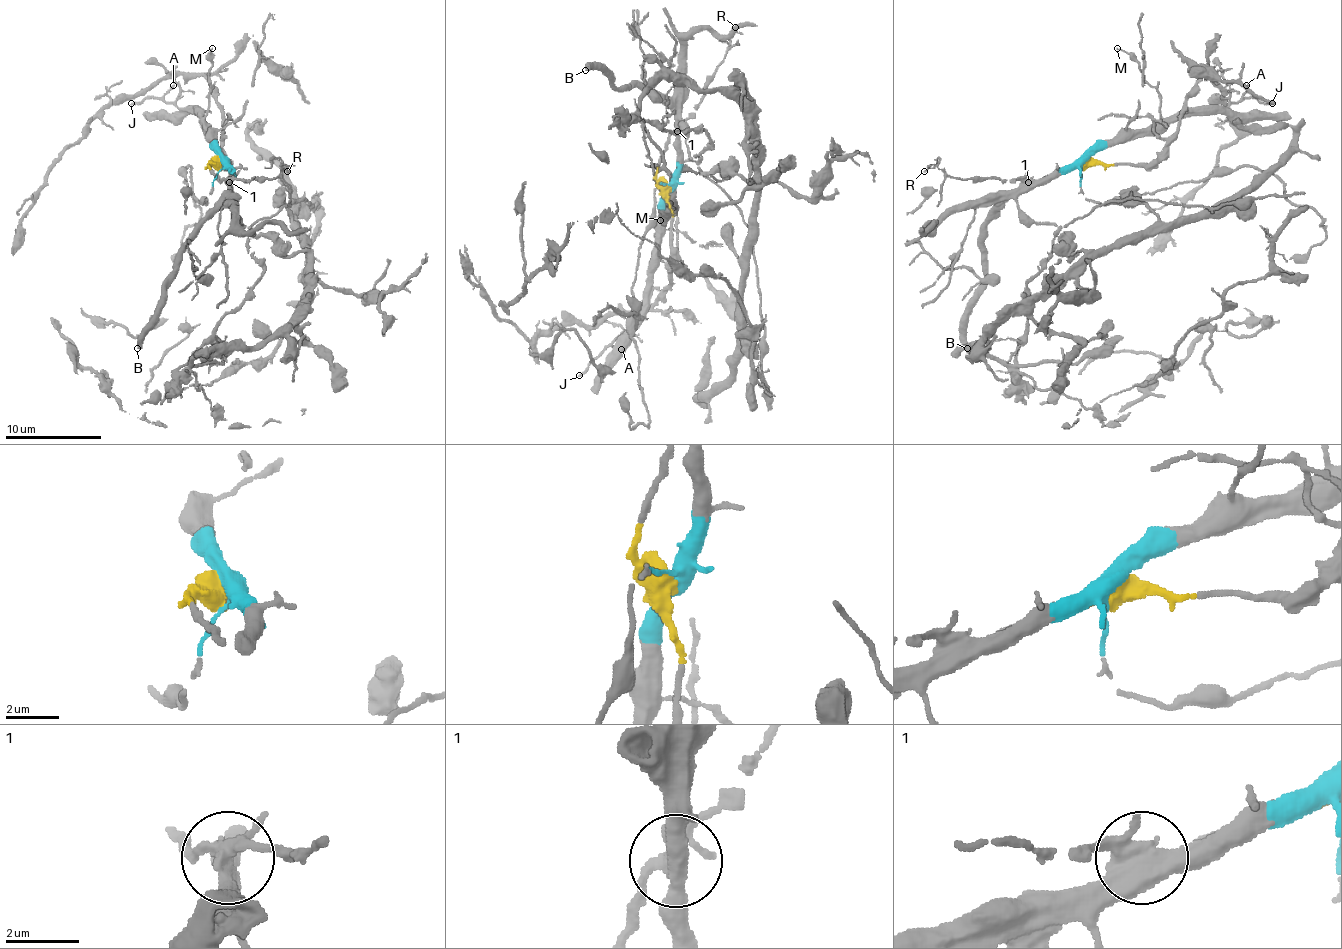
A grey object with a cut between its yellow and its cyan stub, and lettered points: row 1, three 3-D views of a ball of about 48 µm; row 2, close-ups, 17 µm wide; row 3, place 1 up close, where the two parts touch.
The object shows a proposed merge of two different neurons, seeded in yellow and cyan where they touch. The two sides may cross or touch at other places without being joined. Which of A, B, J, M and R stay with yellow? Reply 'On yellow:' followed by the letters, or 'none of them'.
On yellow: R

